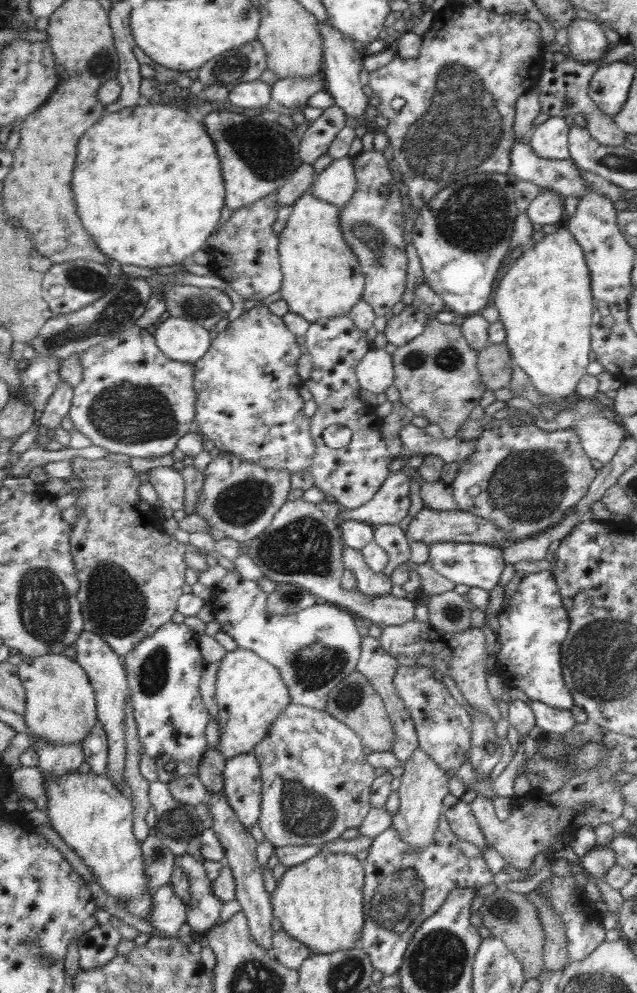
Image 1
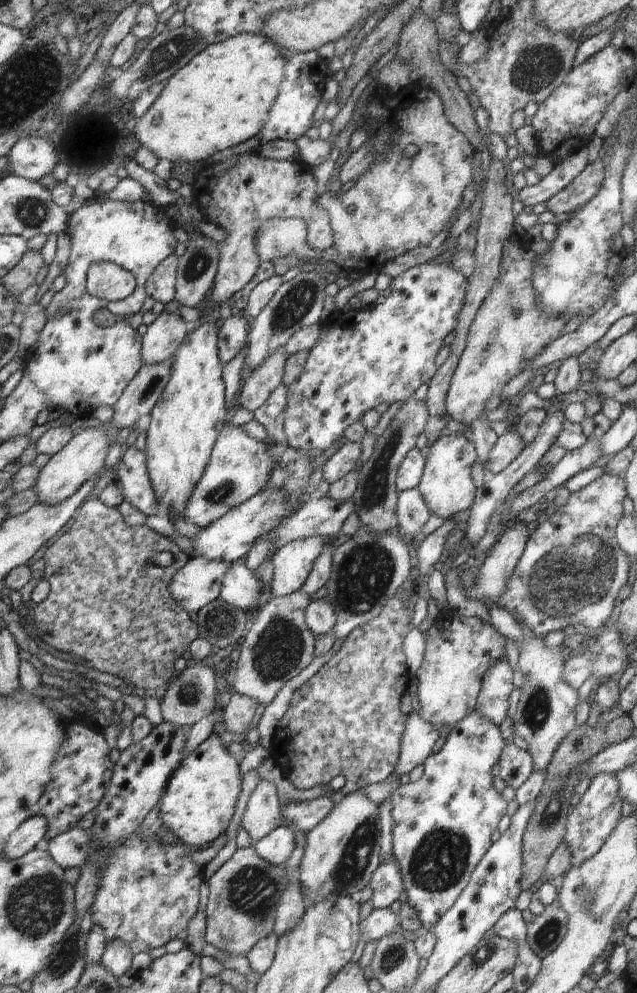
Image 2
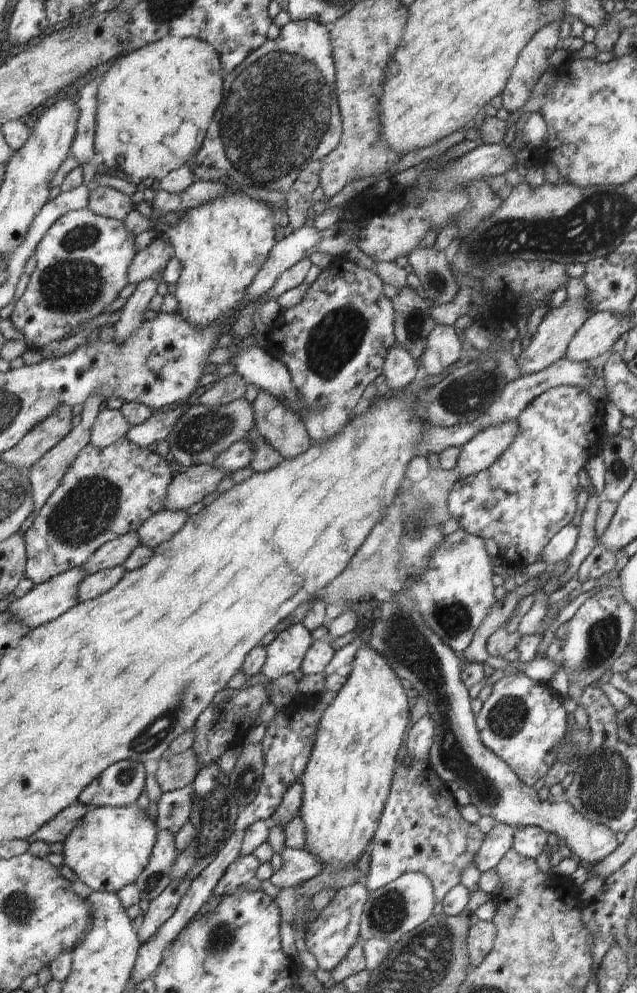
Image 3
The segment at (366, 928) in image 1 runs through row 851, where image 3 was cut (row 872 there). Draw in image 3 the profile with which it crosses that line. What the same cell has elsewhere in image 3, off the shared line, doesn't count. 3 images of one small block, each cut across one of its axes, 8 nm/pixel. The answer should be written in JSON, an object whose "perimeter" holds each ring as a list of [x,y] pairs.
{"perimeter":[[[409,760],[399,762],[394,774],[386,804],[384,805],[376,834],[371,840],[370,864],[365,880],[368,892],[372,892],[390,884],[406,873],[425,874],[434,887],[435,902],[442,899],[451,888],[460,883],[460,874],[468,866],[476,866],[474,858],[486,838],[480,828],[466,821],[459,812],[459,805],[454,799],[450,787],[434,772],[429,760]]]}

